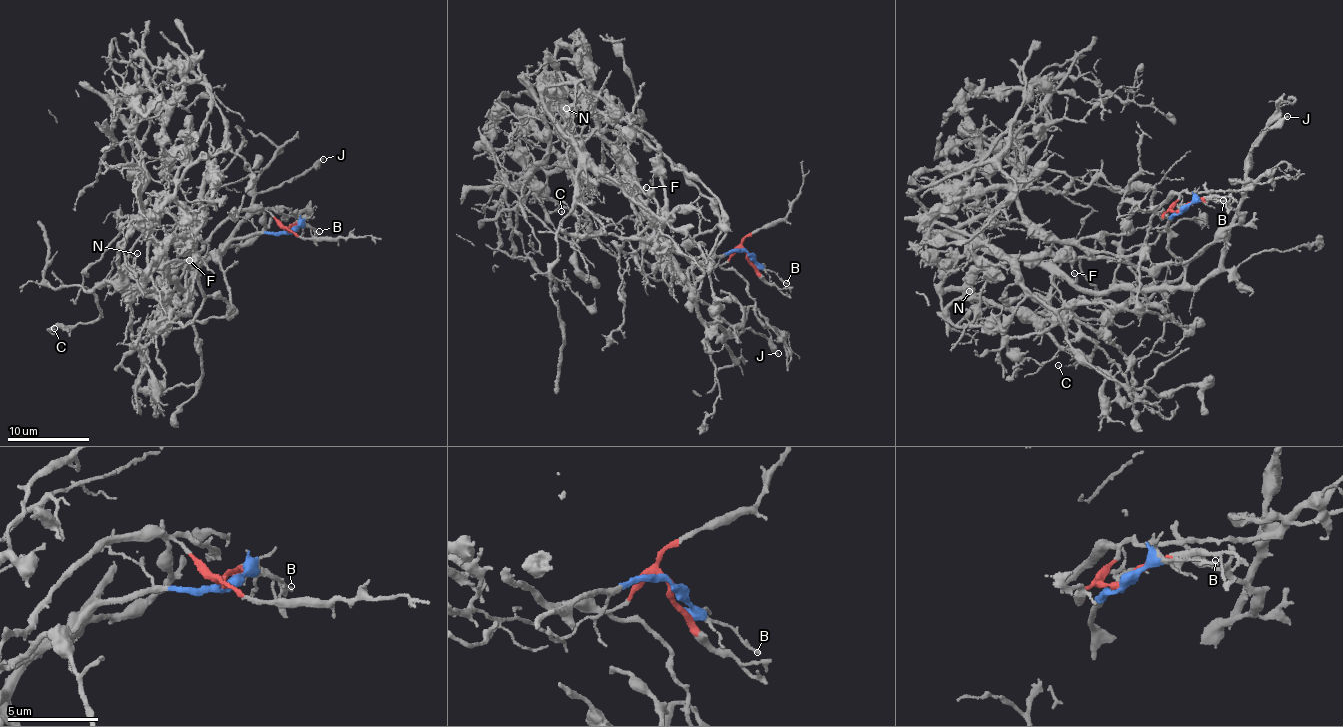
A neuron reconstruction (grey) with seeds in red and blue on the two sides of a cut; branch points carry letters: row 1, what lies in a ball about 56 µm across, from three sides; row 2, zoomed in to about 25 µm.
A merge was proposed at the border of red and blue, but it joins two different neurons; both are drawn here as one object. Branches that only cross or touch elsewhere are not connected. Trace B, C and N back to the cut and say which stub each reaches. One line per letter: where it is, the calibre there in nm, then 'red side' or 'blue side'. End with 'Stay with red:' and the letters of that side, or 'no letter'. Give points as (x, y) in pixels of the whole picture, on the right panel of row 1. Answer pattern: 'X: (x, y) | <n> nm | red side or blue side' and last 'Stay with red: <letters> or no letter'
B: (1223, 200) | 170 nm | blue side
C: (1058, 365) | 90 nm | red side
N: (969, 291) | 150 nm | red side
Stay with red: C, N

